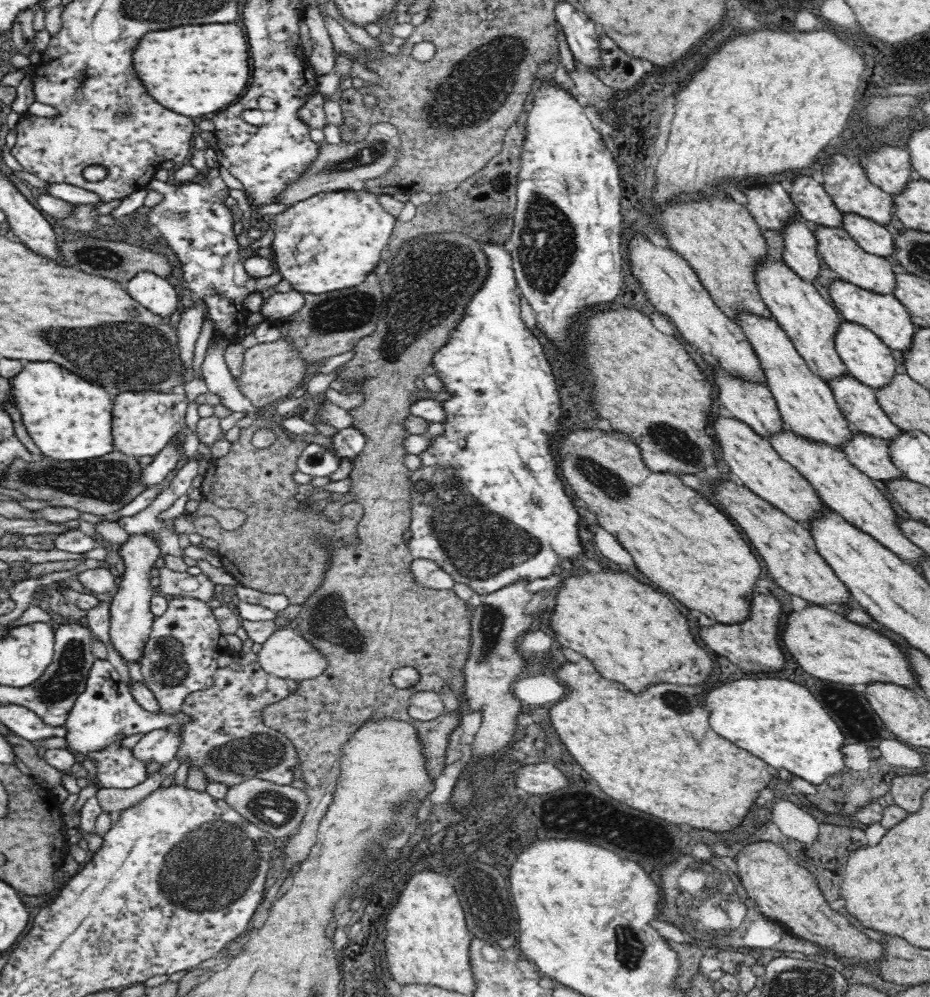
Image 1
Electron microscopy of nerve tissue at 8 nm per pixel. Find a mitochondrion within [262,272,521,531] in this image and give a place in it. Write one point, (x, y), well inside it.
(347, 312)

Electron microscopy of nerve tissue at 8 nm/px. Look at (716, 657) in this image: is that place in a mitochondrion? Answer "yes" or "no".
no

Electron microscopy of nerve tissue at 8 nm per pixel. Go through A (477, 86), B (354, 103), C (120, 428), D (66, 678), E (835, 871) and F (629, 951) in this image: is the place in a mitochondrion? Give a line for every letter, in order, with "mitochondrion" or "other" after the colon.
A: mitochondrion
B: other
C: other
D: mitochondrion
E: other
F: mitochondrion

